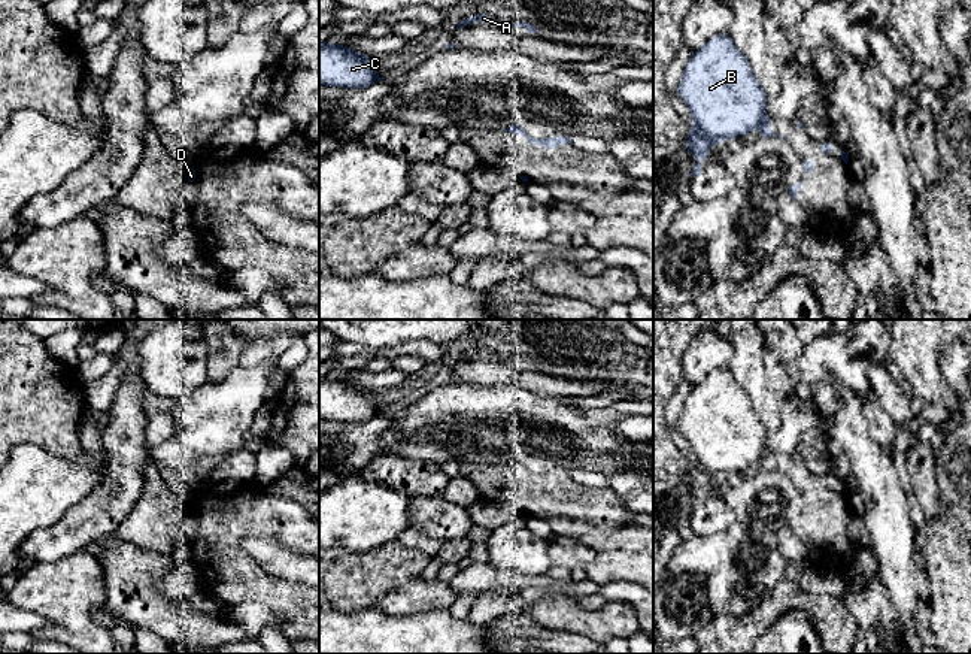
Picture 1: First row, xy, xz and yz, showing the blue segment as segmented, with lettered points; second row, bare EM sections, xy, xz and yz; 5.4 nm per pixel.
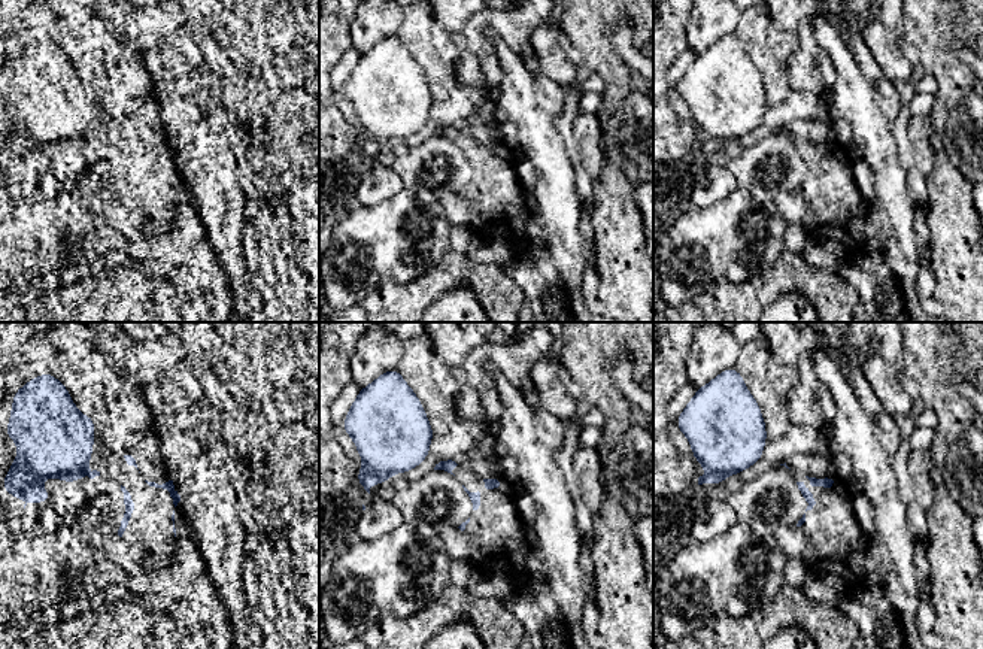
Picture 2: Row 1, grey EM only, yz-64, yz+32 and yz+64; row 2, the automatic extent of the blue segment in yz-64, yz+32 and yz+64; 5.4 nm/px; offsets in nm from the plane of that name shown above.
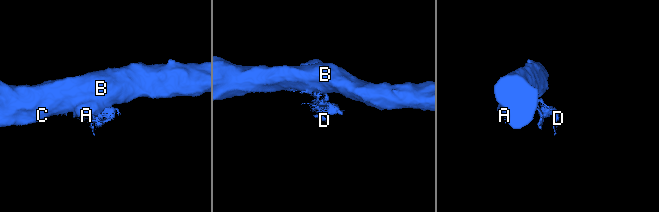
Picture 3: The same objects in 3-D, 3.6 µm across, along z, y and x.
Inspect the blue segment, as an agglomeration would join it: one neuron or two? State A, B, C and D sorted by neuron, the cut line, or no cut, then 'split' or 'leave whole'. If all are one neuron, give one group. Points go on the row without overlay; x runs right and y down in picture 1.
groups A B C D; cut none; leave whole

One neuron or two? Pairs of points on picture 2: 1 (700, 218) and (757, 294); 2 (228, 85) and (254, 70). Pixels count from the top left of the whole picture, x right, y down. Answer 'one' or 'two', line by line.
1: two
2: two

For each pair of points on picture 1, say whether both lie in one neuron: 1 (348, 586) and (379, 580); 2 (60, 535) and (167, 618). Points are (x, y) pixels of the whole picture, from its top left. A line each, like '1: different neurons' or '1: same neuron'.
1: same neuron
2: different neurons

